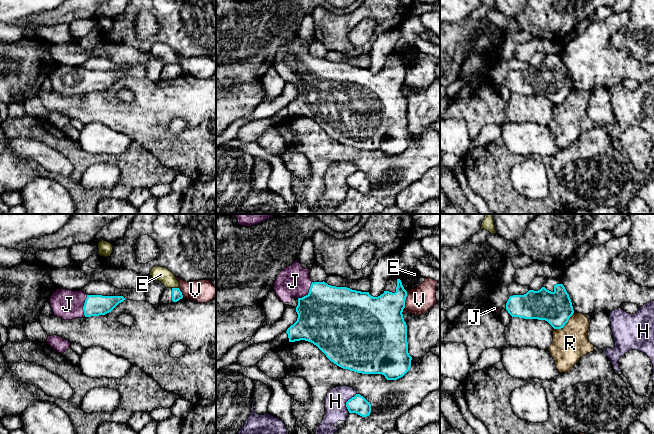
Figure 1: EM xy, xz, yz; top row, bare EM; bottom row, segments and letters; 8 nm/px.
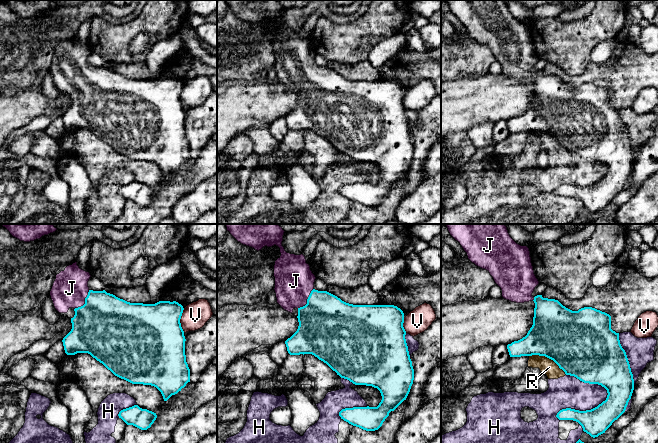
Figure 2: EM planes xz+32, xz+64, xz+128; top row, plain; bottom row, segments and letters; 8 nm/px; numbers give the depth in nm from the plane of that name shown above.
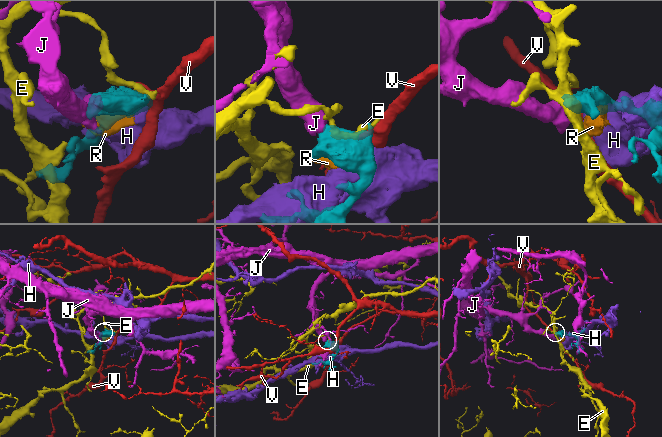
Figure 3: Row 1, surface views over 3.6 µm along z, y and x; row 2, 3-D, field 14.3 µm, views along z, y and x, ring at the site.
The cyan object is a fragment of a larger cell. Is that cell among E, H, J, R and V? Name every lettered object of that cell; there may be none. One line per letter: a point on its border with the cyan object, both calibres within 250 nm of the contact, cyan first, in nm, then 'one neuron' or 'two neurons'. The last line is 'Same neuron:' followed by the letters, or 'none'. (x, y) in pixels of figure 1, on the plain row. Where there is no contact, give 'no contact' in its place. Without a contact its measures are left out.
E: contact xy (175, 64); calibres 80 and 120 nm; two neurons
H: contact xz (346, 178); calibres 150 and 180 nm; two neurons
J: contact xz (309, 68); calibres 500 and 260 nm; one neuron
R: contact yz (565, 99); calibres 260 and 280 nm; two neurons
V: contact xz (405, 75); calibres 340 and 200 nm; two neurons
Same neuron: J

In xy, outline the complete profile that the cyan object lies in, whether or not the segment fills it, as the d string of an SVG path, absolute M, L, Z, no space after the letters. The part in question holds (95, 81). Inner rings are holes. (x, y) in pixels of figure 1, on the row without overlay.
M57 65L49 75L54 91L64 96L105 91L124 76L123 72L87 71L68 65Z

